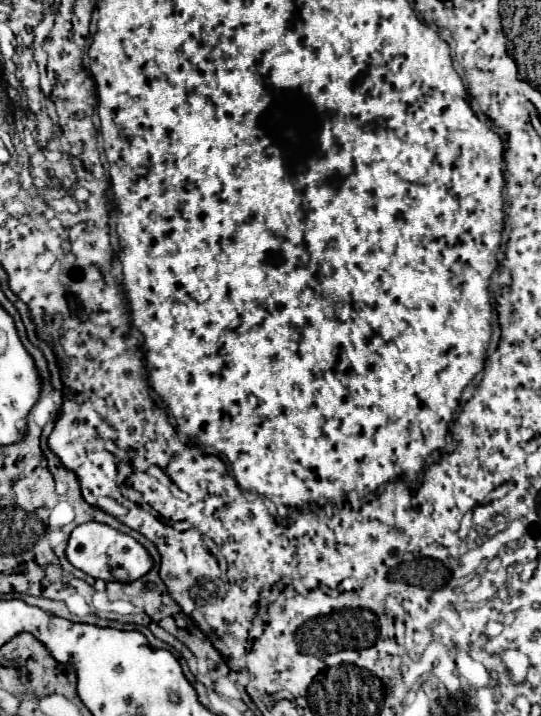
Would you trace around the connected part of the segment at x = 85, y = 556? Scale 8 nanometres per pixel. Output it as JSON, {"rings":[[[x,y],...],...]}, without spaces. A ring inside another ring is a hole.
{"rings":[[[95,521],[77,525],[71,531],[65,553],[73,567],[85,571],[91,577],[103,579],[103,581],[125,581],[125,583],[135,581],[135,579],[143,577],[153,565],[149,553],[133,537],[129,537],[109,525],[95,523]]]}

